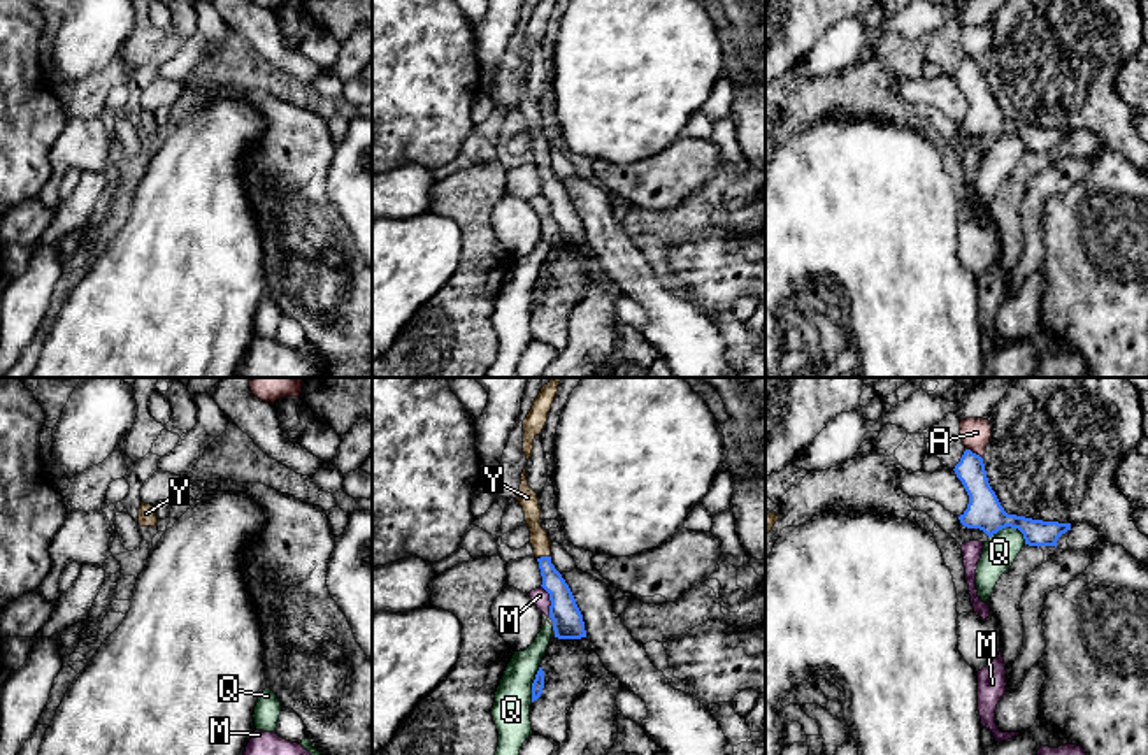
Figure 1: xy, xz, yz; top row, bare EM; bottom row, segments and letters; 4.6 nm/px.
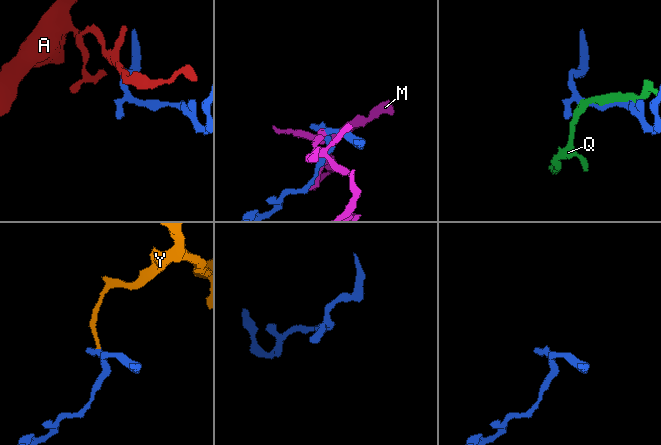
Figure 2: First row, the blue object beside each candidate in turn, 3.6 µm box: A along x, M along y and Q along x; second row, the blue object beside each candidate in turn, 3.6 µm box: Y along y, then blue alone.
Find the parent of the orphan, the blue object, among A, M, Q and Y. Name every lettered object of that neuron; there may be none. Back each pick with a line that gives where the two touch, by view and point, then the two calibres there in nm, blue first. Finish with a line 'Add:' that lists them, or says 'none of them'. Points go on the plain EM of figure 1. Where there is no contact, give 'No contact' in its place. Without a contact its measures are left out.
Y: Touches blue at xz (543, 164). Thickness 120 nm (blue) against 90 nm
Add: Y

